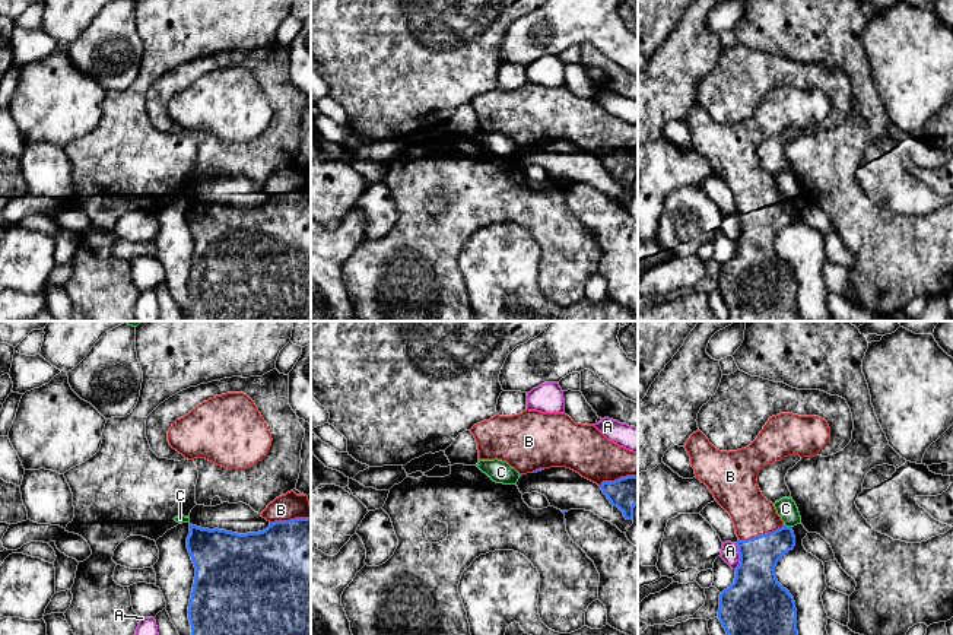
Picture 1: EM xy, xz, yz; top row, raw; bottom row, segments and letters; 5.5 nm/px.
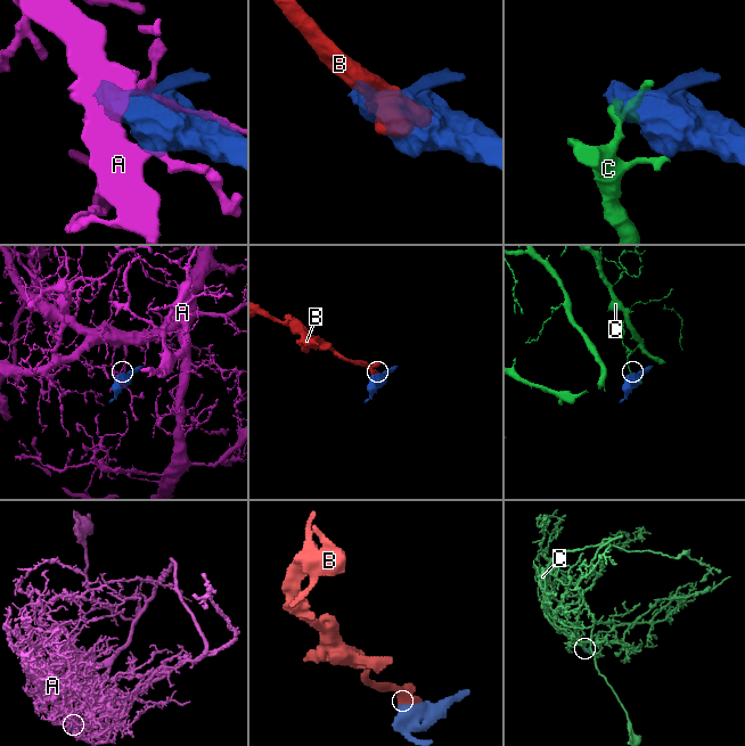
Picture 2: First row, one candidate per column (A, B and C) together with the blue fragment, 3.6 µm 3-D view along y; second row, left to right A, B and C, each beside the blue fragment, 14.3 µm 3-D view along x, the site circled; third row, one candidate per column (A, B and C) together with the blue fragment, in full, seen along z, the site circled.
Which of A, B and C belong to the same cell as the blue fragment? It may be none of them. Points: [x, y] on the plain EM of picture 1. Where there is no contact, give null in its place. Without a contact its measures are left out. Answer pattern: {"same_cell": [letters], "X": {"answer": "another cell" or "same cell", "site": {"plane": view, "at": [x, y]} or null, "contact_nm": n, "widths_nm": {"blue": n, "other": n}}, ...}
{"same_cell": ["B"], "A": {"answer": "another cell", "site": {"plane": "yz", "at": [740, 229]}, "contact_nm": 140, "widths_nm": {"blue": 300, "other": 100}}, "B": {"answer": "same cell", "site": {"plane": "yz", "at": [761, 208]}, "contact_nm": 260, "widths_nm": {"blue": 220, "other": 240}}, "C": {"answer": "another cell", "site": {"plane": "yz", "at": [788, 200]}, "contact_nm": 50, "widths_nm": {"blue": 200, "other": 110}}}

